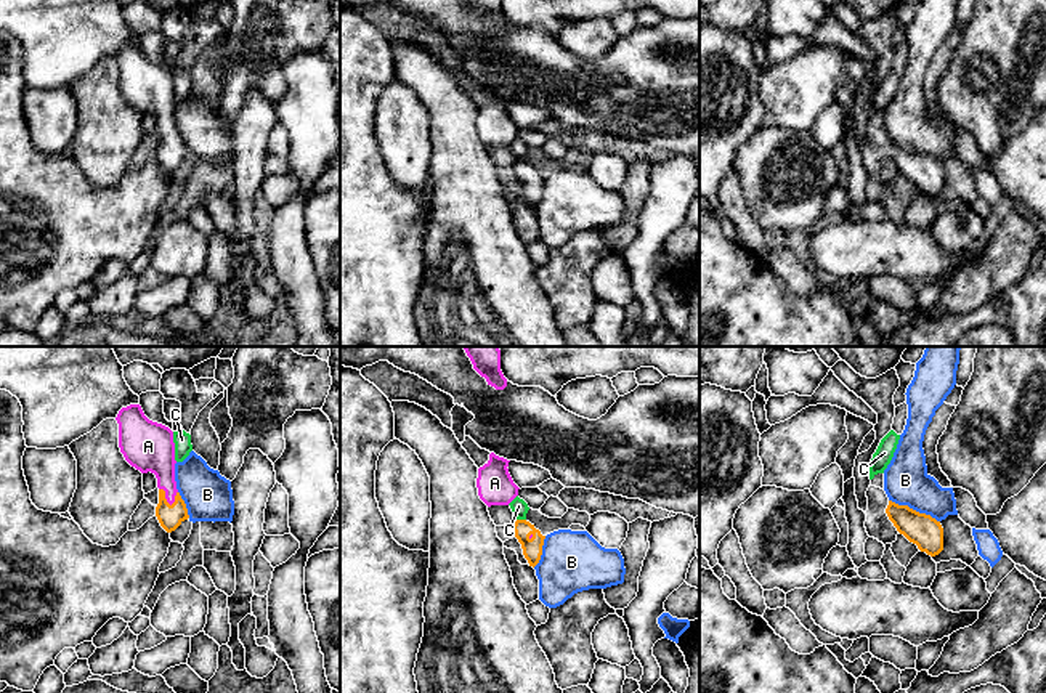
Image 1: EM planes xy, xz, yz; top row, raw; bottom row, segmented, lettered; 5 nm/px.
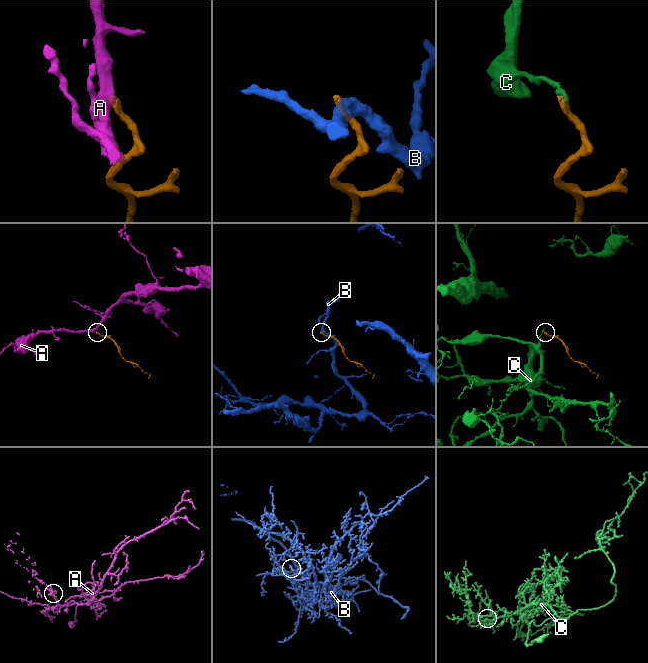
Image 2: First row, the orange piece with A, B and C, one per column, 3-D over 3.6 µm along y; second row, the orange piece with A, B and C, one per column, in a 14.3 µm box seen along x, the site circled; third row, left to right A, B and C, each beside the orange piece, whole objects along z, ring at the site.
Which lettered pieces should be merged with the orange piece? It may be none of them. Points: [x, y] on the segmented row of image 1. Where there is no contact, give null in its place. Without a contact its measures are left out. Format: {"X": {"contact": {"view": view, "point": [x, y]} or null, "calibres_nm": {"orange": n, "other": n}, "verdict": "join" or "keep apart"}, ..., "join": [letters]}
{"A": {"contact": {"view": "xy", "point": [164, 496]}, "calibres_nm": {"orange": 120, "other": 240}, "verdict": "join"}, "B": {"contact": {"view": "yz", "point": [915, 510]}, "calibres_nm": {"orange": 160, "other": 220}, "verdict": "keep apart"}, "C": {"contact": {"view": "xz", "point": [522, 520]}, "calibres_nm": {"orange": 100, "other": 80}, "verdict": "keep apart"}, "join": ["A"]}

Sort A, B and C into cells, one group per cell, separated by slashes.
A / B / C

